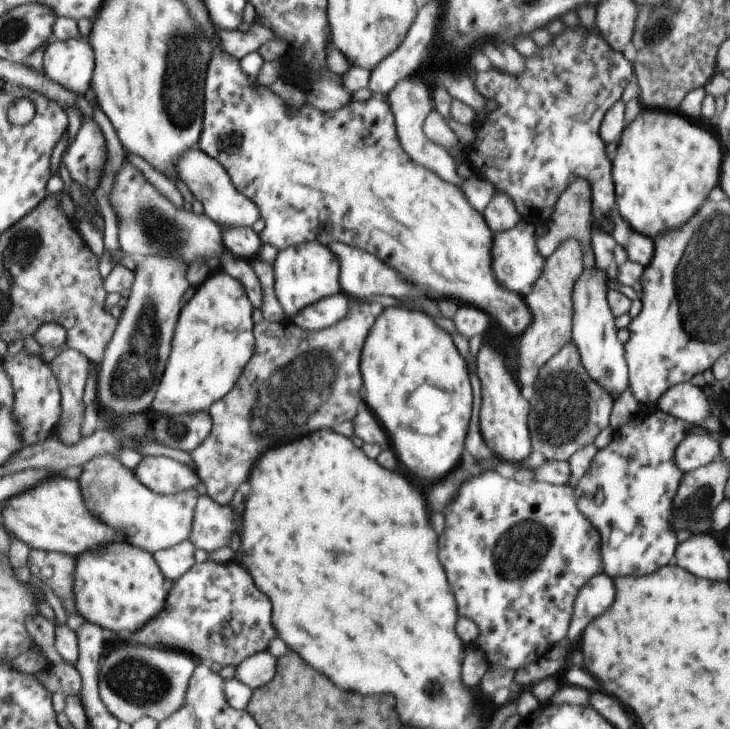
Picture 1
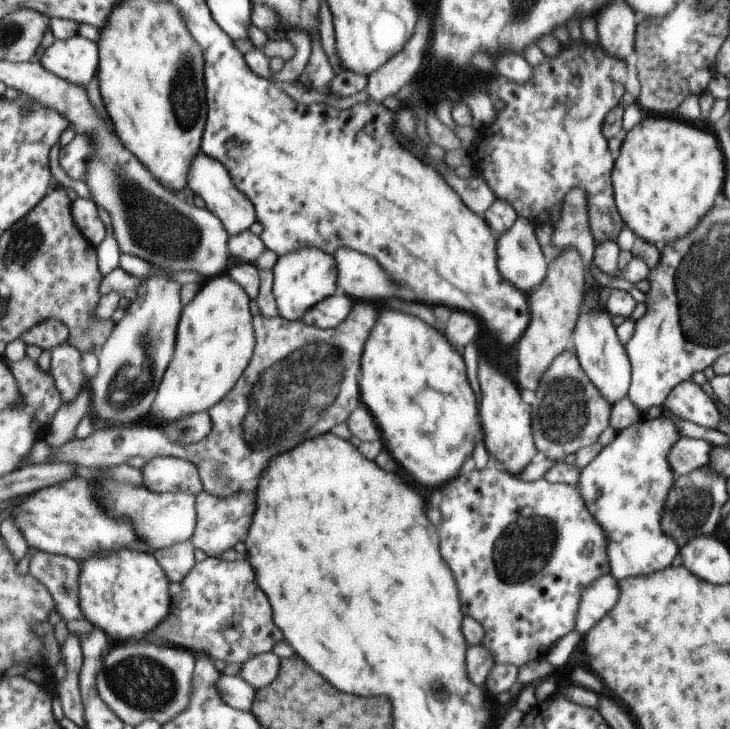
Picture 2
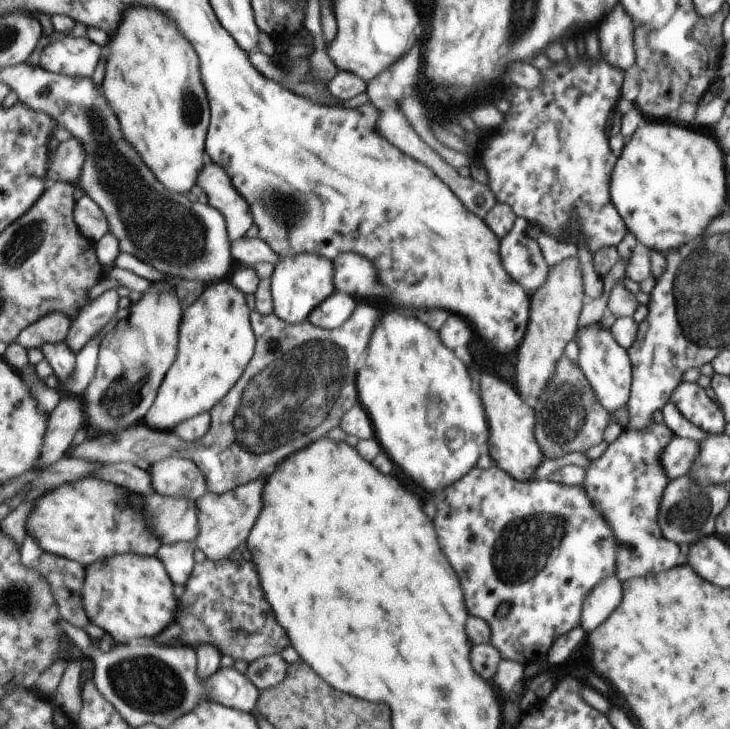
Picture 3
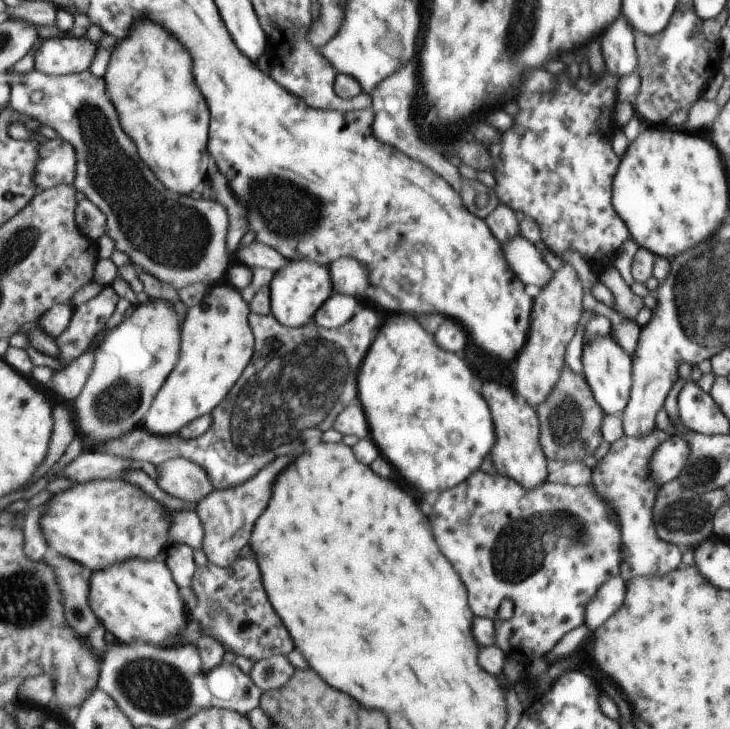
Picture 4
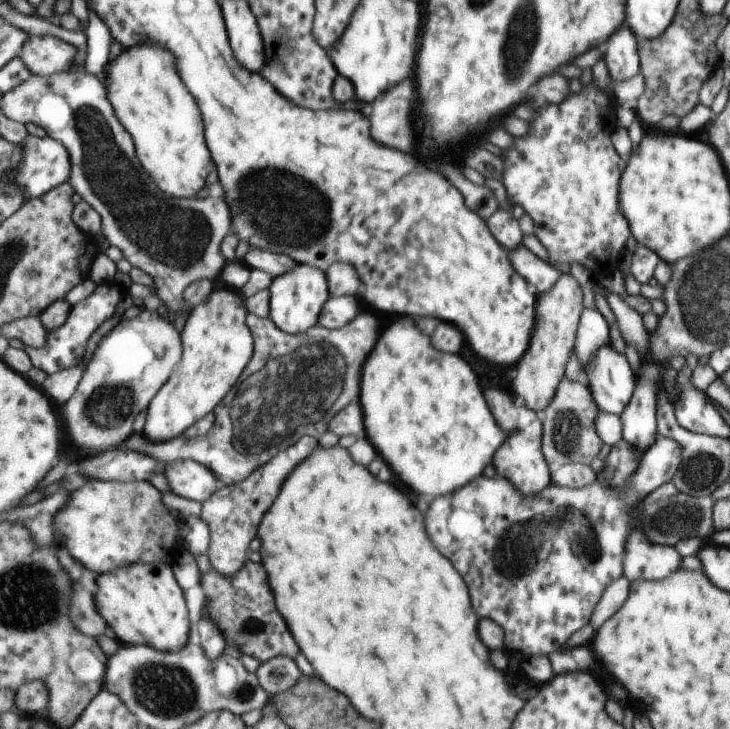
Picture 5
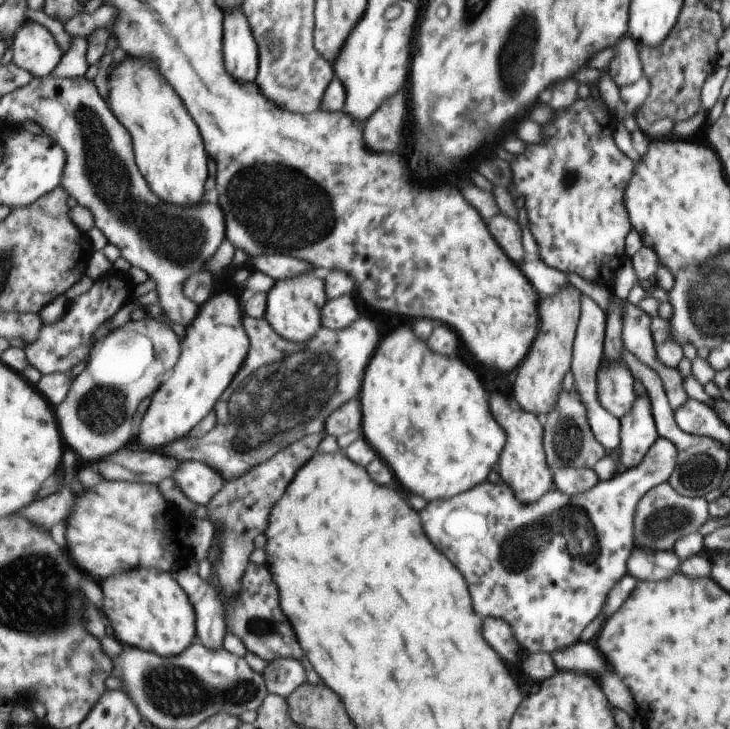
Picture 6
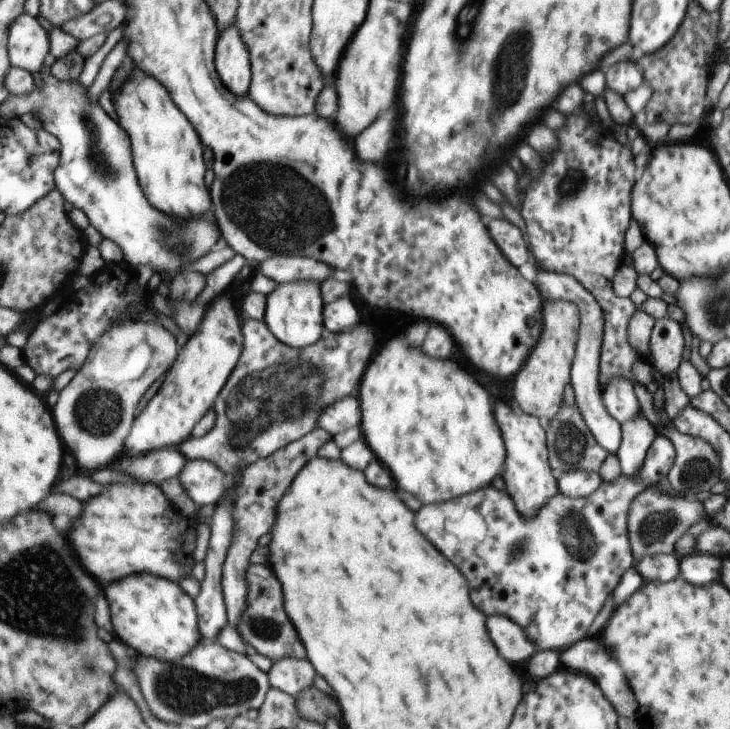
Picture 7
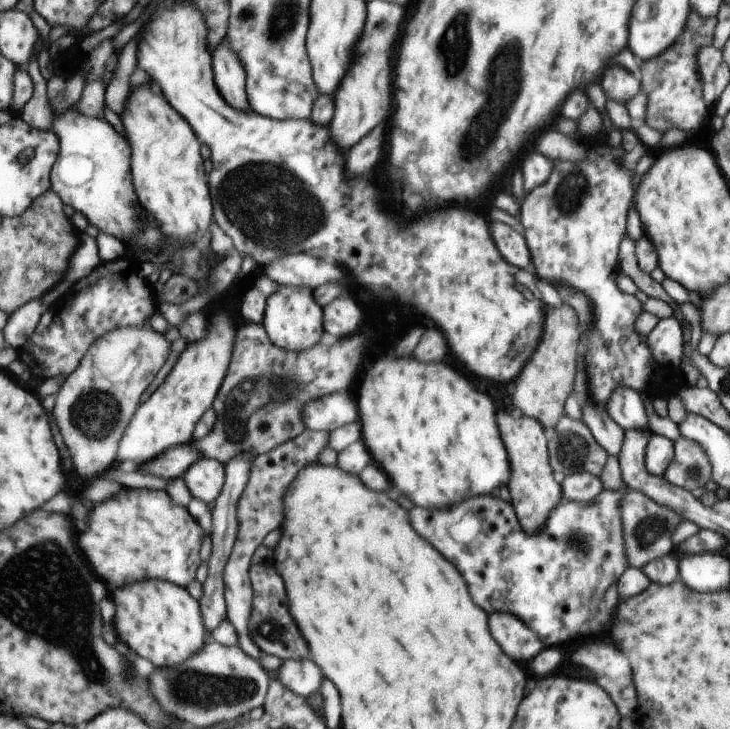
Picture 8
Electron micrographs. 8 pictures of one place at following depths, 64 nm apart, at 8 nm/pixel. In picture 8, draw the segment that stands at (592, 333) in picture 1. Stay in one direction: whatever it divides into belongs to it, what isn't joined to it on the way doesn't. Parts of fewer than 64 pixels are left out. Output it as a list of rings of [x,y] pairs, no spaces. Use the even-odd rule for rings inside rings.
[[[618,386],[606,404],[606,412],[624,432],[650,429],[644,400],[632,388]]]

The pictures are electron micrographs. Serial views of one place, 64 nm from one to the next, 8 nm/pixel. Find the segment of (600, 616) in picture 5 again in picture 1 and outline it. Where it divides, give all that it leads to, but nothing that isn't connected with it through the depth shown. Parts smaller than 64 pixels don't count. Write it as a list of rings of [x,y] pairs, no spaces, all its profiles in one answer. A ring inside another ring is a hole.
[[[602,573],[590,578],[576,596],[572,622],[565,638],[578,645],[586,626],[602,612],[606,612],[612,602],[614,602],[614,584],[610,576]]]

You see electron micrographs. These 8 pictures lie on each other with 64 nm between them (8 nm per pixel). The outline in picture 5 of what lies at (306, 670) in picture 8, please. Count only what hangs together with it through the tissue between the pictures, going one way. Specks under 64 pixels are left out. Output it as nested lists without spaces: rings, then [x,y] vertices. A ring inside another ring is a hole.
[[[278,656],[269,662],[264,662],[258,672],[262,686],[272,695],[284,694],[286,690],[294,688],[303,673],[298,664],[289,657]]]

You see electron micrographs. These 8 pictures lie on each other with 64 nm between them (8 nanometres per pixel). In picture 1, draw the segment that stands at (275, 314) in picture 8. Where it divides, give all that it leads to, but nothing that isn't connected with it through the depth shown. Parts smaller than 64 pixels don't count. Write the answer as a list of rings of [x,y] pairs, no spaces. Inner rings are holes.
[[[304,242],[290,246],[290,250],[281,252],[275,264],[277,274],[278,298],[286,310],[286,318],[292,320],[296,314],[319,302],[324,296],[333,296],[338,292],[338,258],[329,248],[320,242]]]

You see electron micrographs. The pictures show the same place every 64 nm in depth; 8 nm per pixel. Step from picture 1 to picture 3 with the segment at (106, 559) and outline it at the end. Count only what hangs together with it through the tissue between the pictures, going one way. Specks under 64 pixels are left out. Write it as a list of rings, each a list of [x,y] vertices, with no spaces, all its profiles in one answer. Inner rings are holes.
[[[136,553],[121,554],[106,561],[98,561],[87,567],[85,578],[84,604],[94,624],[102,627],[113,639],[114,644],[140,642],[160,636],[166,628],[177,622],[179,598],[176,598],[176,586],[165,562],[156,555]]]

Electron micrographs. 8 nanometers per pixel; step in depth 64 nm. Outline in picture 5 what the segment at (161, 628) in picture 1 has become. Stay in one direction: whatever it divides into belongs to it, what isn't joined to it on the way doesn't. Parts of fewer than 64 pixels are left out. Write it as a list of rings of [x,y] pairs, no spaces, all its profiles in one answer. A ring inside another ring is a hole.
[[[249,560],[242,572],[228,578],[222,572],[214,570],[202,574],[202,586],[206,590],[208,616],[216,620],[226,634],[228,642],[239,644],[245,654],[256,656],[262,663],[269,662],[278,656],[296,658],[298,646],[286,628],[284,616],[274,604],[274,592],[268,582],[268,572],[264,564]]]

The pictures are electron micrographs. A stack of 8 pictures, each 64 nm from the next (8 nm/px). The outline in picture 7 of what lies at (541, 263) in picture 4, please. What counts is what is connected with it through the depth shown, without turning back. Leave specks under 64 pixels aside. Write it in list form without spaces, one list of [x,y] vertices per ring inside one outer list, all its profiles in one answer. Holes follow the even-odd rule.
[[[538,264],[529,266],[528,268],[532,278],[536,277],[536,282],[538,282],[540,290],[548,290],[548,294],[552,295],[553,299],[574,302],[574,304],[577,304],[578,310],[581,310],[581,333],[578,334],[577,357],[574,358],[572,382],[576,396],[576,406],[582,412],[582,418],[588,424],[589,430],[597,442],[610,454],[616,454],[621,444],[621,424],[614,420],[606,411],[602,403],[600,382],[598,382],[600,344],[602,344],[602,332],[604,329],[604,318],[600,304],[572,276],[548,272],[548,270],[540,268]]]

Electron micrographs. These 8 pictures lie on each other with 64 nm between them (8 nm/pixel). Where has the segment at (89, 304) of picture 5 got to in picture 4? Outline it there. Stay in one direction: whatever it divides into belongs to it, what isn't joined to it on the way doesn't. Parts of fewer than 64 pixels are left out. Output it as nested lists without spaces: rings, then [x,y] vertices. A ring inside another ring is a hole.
[[[107,286],[104,292],[101,292],[96,298],[93,298],[92,301],[88,301],[81,306],[75,306],[73,321],[70,323],[68,330],[59,339],[56,339],[61,346],[63,356],[52,358],[44,351],[30,346],[27,348],[27,351],[30,353],[31,359],[38,366],[49,366],[54,370],[54,373],[64,370],[91,347],[96,336],[108,326],[108,322],[110,322],[112,316],[116,314],[118,304],[120,304],[120,294],[118,294],[112,286]]]

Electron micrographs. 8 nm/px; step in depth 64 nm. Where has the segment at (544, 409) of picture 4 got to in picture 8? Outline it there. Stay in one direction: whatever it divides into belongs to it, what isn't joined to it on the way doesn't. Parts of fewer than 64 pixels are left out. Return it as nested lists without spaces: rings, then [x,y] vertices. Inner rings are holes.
[[[564,414],[550,433],[550,463],[556,474],[566,477],[588,472],[600,476],[609,454],[597,443],[584,420],[574,420]]]

